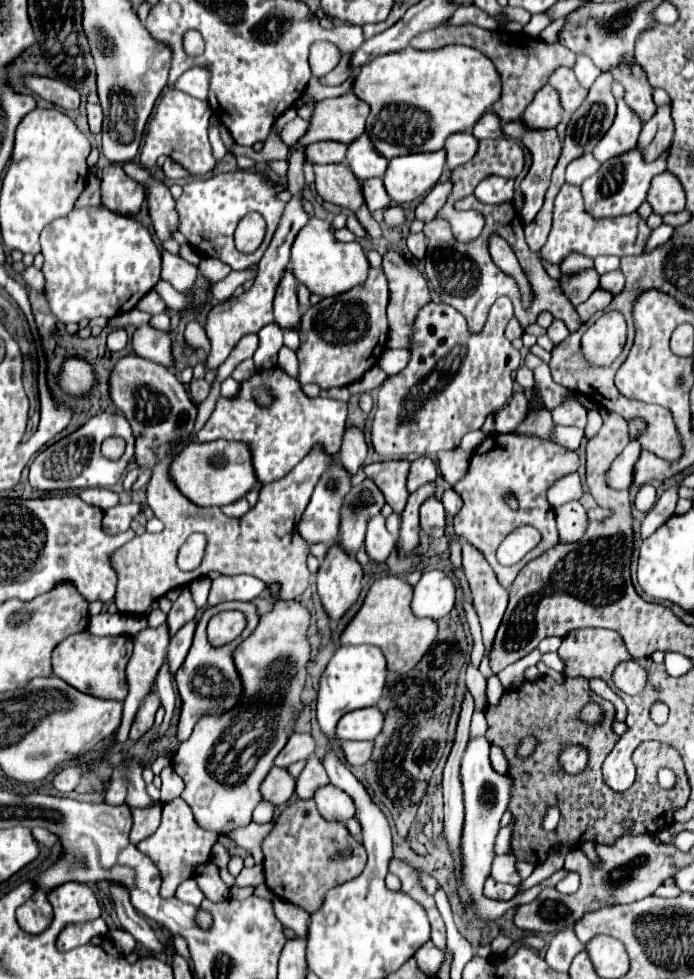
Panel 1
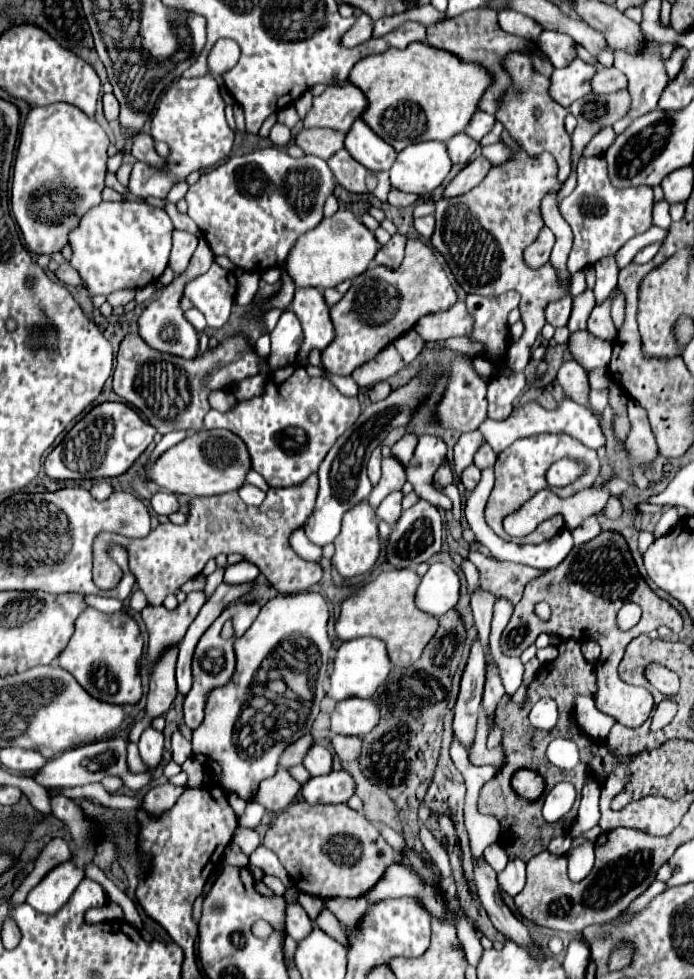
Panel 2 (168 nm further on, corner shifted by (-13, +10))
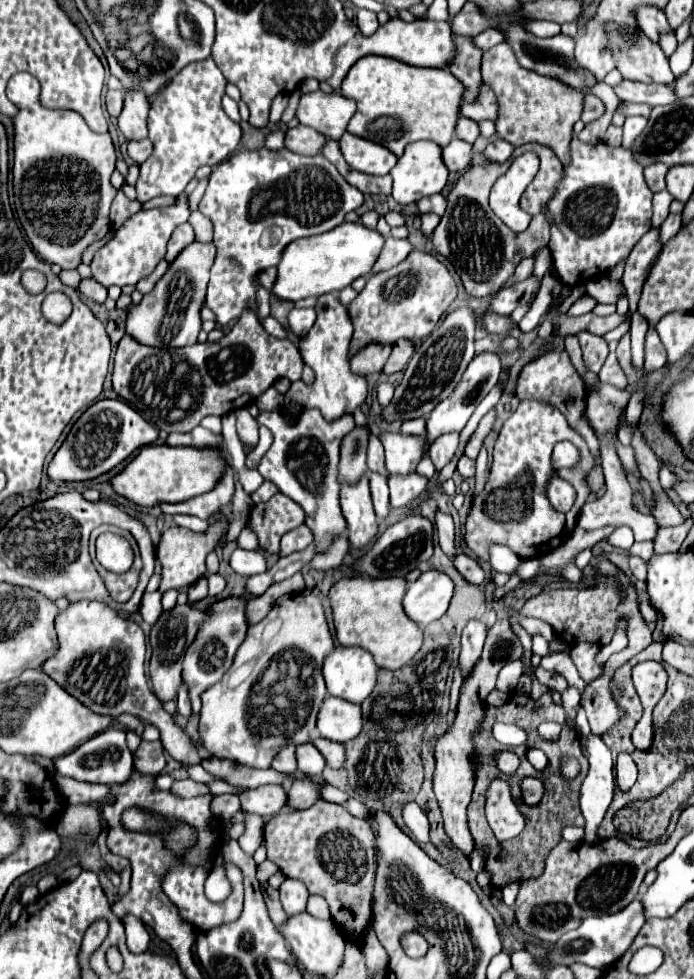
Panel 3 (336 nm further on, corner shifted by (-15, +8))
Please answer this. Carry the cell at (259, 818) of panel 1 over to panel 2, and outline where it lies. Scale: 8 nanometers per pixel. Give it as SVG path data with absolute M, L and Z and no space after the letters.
M254 803L254 805L246 805L246 811L244 811L240 817L236 817L236 821L238 821L240 827L250 827L250 829L254 829L254 827L260 825L262 815L264 815L262 805Z

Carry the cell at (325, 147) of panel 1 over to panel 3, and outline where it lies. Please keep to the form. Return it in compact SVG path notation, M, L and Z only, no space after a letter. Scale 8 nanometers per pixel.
M298 125L286 131L286 147L300 155L318 155L328 139L312 127Z

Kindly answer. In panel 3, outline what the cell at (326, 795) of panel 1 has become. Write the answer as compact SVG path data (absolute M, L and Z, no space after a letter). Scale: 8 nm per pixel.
M308 779L296 781L288 791L288 807L292 809L308 809L318 799L320 799L320 787Z

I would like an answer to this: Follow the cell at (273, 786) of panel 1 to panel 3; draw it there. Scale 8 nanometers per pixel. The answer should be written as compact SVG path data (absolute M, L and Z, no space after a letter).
M264 785L258 789L250 789L240 793L240 805L248 813L256 813L260 817L276 815L288 801L288 791L280 785Z

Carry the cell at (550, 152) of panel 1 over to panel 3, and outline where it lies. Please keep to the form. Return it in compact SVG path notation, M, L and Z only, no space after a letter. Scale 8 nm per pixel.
M506 43L484 51L482 79L498 99L500 113L496 119L496 133L502 139L512 143L514 147L520 147L524 143L540 143L544 147L550 147L562 163L568 163L572 125L580 119L582 113L582 93L552 77L542 77L536 71L522 69L512 47L508 47Z

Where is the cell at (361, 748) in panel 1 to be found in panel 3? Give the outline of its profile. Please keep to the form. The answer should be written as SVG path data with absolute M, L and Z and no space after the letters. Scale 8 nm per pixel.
M318 737L312 741L316 745L316 749L324 755L326 763L332 767L332 769L340 769L344 767L344 755L346 755L346 747L342 743L336 743L336 741L330 741L330 739L324 739L324 737Z

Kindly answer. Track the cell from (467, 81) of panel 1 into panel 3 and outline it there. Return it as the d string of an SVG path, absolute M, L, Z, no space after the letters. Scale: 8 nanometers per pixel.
M368 55L348 71L342 83L342 95L358 103L348 131L384 145L400 157L404 147L412 141L428 139L446 147L456 137L464 87L448 69L408 67L398 59Z

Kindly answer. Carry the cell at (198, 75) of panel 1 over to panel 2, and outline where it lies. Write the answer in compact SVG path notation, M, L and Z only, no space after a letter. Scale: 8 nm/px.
M220 39L208 55L208 65L210 65L212 77L218 83L222 83L222 79L220 79L222 73L232 69L238 63L238 57L240 57L240 47L230 39Z

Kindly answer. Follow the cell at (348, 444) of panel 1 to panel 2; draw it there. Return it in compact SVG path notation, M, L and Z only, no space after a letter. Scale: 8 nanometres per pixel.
M380 447L374 449L374 453L370 455L370 461L368 461L368 477L370 477L370 483L376 485L380 481Z

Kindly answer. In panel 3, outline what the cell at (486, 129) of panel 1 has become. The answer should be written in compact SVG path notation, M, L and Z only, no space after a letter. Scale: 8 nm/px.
M460 117L460 119L458 119L458 125L456 125L456 135L458 135L458 139L462 139L462 141L474 143L474 141L480 137L480 127L478 127L476 121L466 119L466 117Z

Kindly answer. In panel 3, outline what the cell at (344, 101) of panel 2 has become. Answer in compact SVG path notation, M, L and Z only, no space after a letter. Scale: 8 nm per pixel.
M314 91L306 93L300 99L296 117L302 125L316 129L318 133L340 141L340 135L346 133L348 121L356 113L356 101L344 97L342 93L324 93Z

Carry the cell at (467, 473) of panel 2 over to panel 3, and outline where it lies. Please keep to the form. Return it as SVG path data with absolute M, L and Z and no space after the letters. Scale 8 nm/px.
M462 455L460 461L458 461L458 473L460 473L464 479L474 477L474 461L468 459L466 455Z

